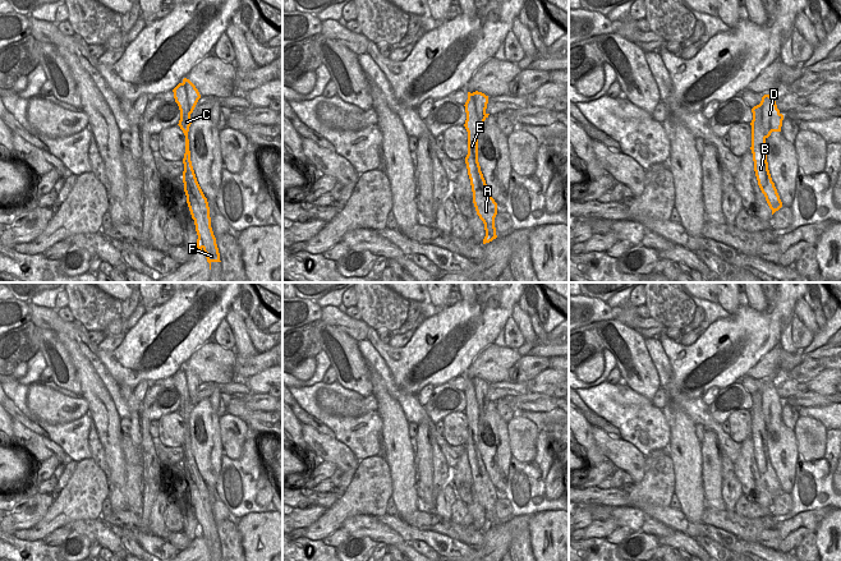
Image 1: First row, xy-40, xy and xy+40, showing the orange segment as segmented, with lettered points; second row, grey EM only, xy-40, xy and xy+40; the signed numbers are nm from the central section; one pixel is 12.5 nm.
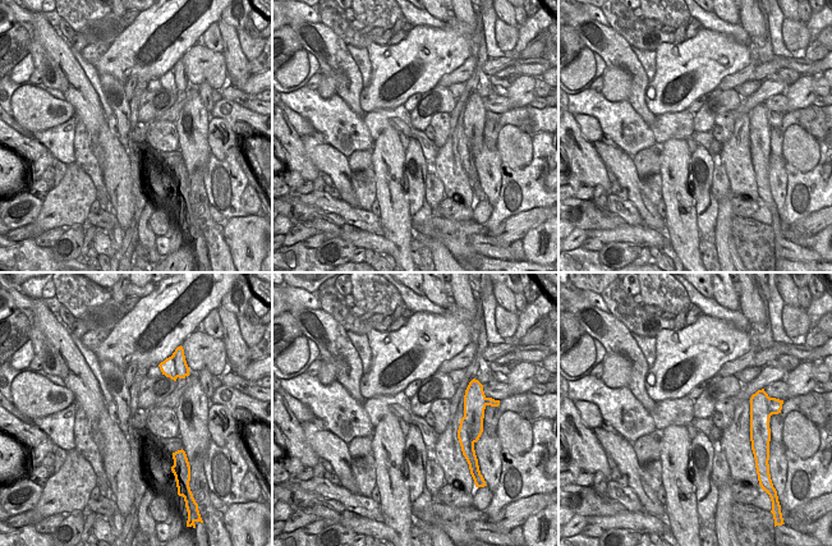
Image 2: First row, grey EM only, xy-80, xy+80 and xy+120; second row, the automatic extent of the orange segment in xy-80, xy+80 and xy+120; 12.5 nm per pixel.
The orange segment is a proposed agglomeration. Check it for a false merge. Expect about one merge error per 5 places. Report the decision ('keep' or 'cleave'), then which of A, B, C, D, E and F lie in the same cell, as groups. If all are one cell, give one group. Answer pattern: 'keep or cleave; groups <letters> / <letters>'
cleave; groups A B C E F / D

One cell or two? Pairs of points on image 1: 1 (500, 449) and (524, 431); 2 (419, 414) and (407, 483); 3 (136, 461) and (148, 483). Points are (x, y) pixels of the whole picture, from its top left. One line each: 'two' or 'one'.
1: two
2: two
3: two

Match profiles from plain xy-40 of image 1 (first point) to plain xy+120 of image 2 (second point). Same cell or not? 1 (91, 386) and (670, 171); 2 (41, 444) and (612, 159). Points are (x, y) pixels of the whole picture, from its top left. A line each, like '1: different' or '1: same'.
1: same
2: same

